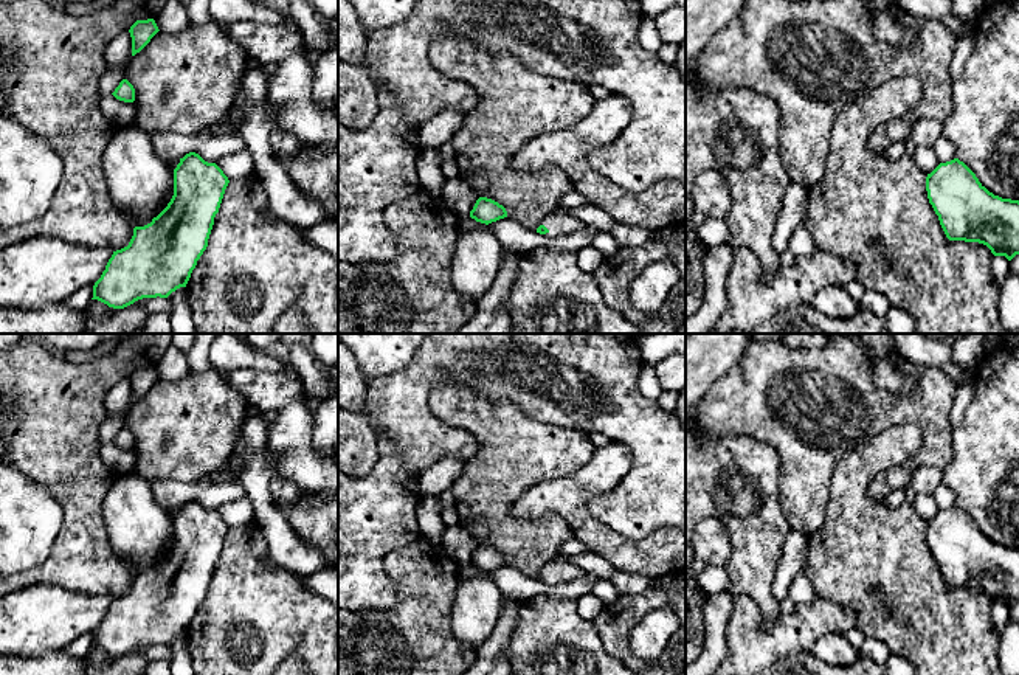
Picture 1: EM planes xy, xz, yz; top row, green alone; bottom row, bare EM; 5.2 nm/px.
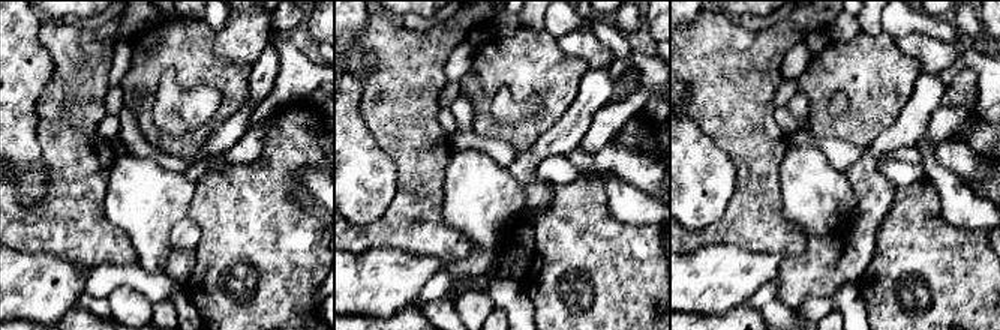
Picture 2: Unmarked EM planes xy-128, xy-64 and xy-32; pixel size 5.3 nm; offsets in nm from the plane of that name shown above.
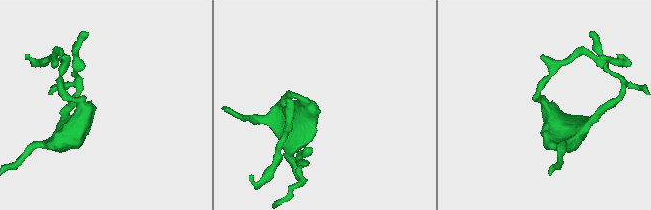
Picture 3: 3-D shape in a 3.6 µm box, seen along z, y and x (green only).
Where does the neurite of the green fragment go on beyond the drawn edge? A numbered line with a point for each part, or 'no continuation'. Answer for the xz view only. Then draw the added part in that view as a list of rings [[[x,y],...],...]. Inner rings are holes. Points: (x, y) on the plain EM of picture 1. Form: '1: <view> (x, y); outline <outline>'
1: xz (563, 571); outline [[[554,560],[549,566],[544,568],[543,571],[552,583],[566,583],[572,582],[575,579],[580,579],[585,571],[574,565],[569,560]]]

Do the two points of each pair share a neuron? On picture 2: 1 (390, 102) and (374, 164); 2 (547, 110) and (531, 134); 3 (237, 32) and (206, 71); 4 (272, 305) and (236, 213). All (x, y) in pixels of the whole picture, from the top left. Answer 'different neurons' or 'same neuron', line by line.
1: different neurons
2: same neuron
3: different neurons
4: same neuron

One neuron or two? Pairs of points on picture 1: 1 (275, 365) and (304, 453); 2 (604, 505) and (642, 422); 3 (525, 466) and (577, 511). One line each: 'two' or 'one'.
1: two
2: one
3: two

